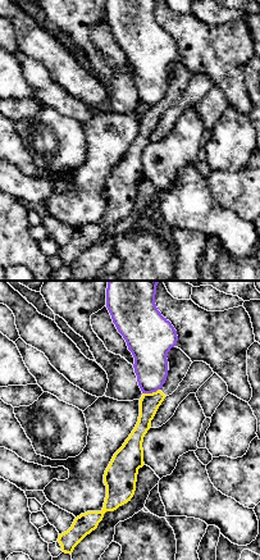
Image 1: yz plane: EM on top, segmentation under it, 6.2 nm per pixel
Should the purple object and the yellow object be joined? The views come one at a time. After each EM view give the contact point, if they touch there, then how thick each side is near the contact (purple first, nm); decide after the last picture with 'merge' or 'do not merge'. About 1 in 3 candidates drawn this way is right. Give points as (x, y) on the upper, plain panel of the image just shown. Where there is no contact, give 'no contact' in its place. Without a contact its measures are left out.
(151, 105) | 220/130 nm

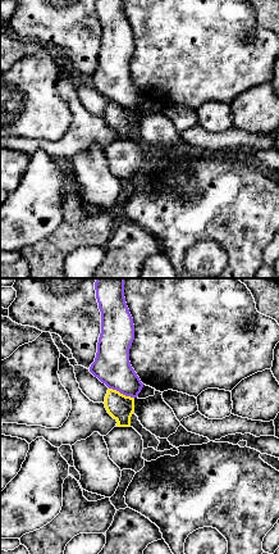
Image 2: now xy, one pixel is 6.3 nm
(120, 105) | 240/160 nm

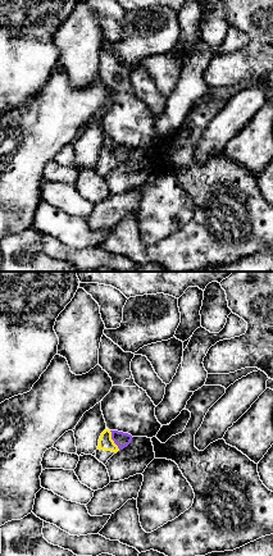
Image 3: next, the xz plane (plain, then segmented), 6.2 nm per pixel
(112, 151) | 100/90 nm

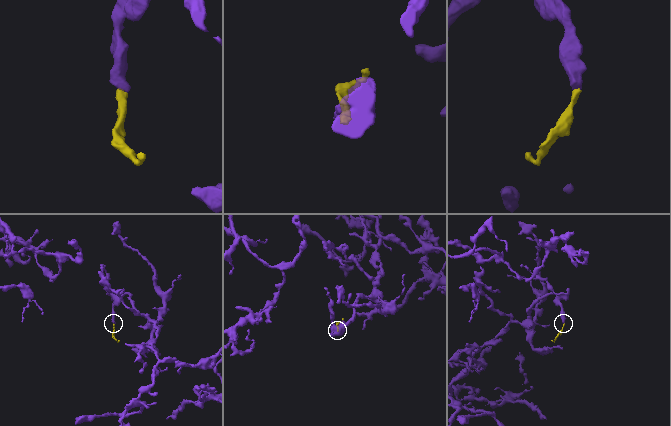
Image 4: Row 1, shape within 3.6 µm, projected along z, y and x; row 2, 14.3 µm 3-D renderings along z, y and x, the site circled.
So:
do not merge

